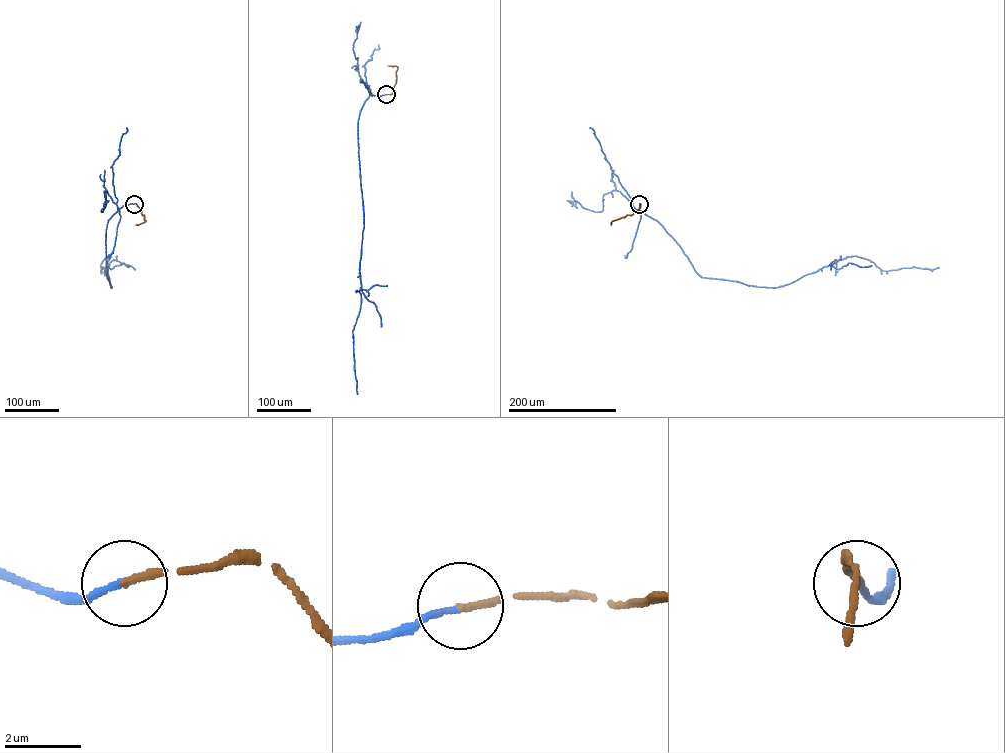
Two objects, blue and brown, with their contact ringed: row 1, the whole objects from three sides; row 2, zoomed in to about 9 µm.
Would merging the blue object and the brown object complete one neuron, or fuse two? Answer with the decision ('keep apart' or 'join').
join

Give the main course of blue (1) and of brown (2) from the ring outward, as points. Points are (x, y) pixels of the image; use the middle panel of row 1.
1: (386, 94), (369, 94), (372, 96), (361, 81)
2: (386, 94), (393, 92), (398, 67), (387, 65)

